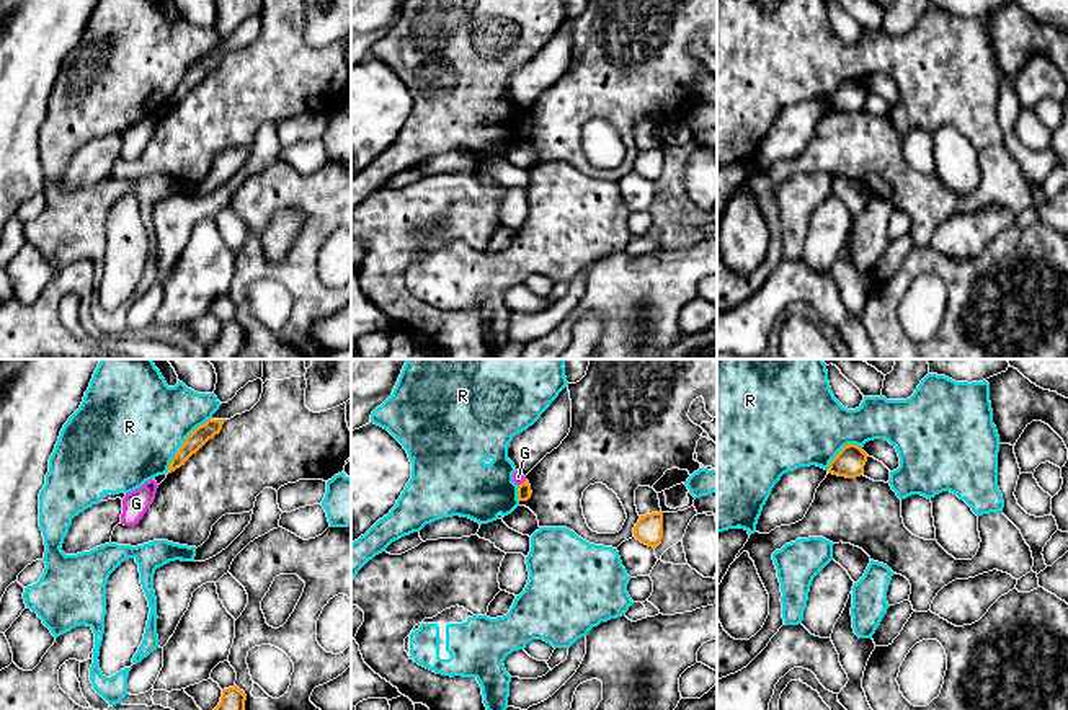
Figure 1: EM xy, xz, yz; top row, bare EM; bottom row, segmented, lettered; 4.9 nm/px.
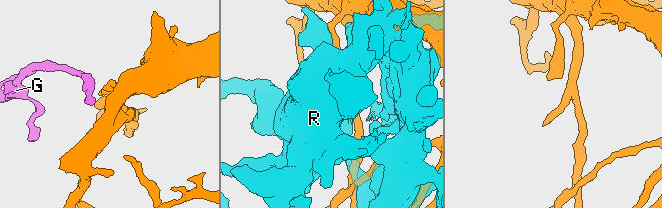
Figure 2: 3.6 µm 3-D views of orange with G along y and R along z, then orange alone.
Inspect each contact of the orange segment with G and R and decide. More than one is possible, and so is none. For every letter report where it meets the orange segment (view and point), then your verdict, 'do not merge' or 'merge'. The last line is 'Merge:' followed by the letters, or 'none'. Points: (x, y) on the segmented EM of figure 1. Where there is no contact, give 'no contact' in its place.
G: xz (525, 482) | do not merge
R: xy (183, 444) | do not merge
Merge: none

